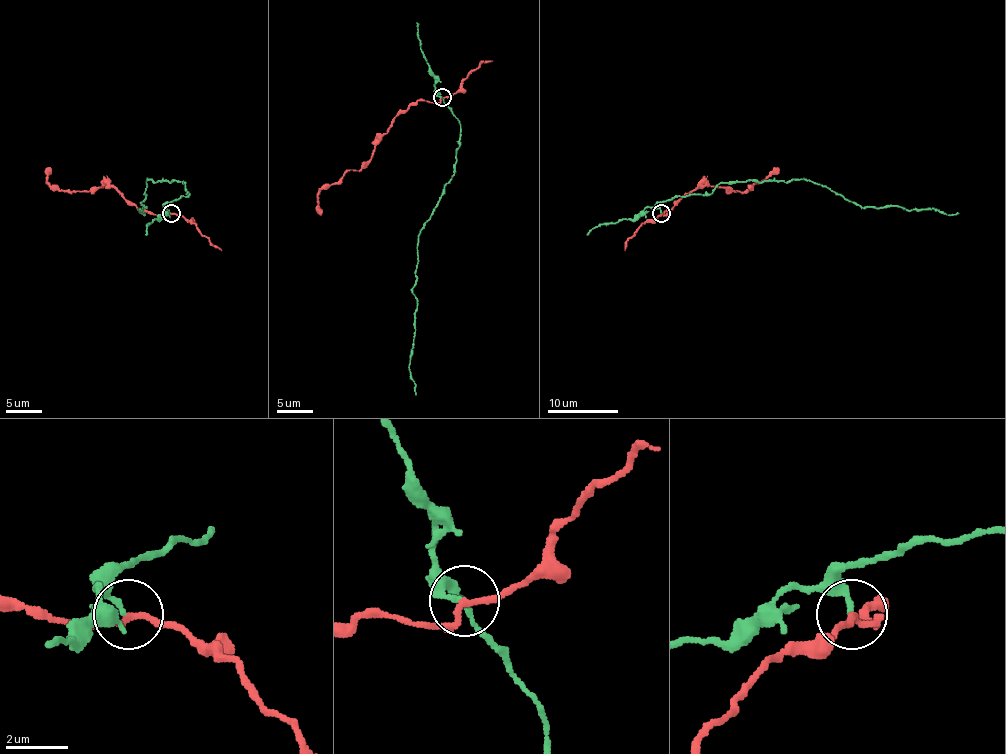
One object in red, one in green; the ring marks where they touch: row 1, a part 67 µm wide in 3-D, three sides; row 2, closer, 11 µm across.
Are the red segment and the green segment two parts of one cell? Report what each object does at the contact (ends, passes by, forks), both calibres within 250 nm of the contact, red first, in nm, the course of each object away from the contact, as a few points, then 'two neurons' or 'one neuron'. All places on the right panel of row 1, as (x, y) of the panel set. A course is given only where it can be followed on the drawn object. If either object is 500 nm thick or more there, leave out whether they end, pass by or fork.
red passes by; green ends; calibres 200 and 160 nm; course red (661, 213), (667, 215), (665, 213), (684, 196), (699, 187), (711, 185), (748, 190), (778, 167); course green (661, 213), (660, 203), (748, 180), (803, 180), (826, 185), (862, 206), (959, 213); two neurons

